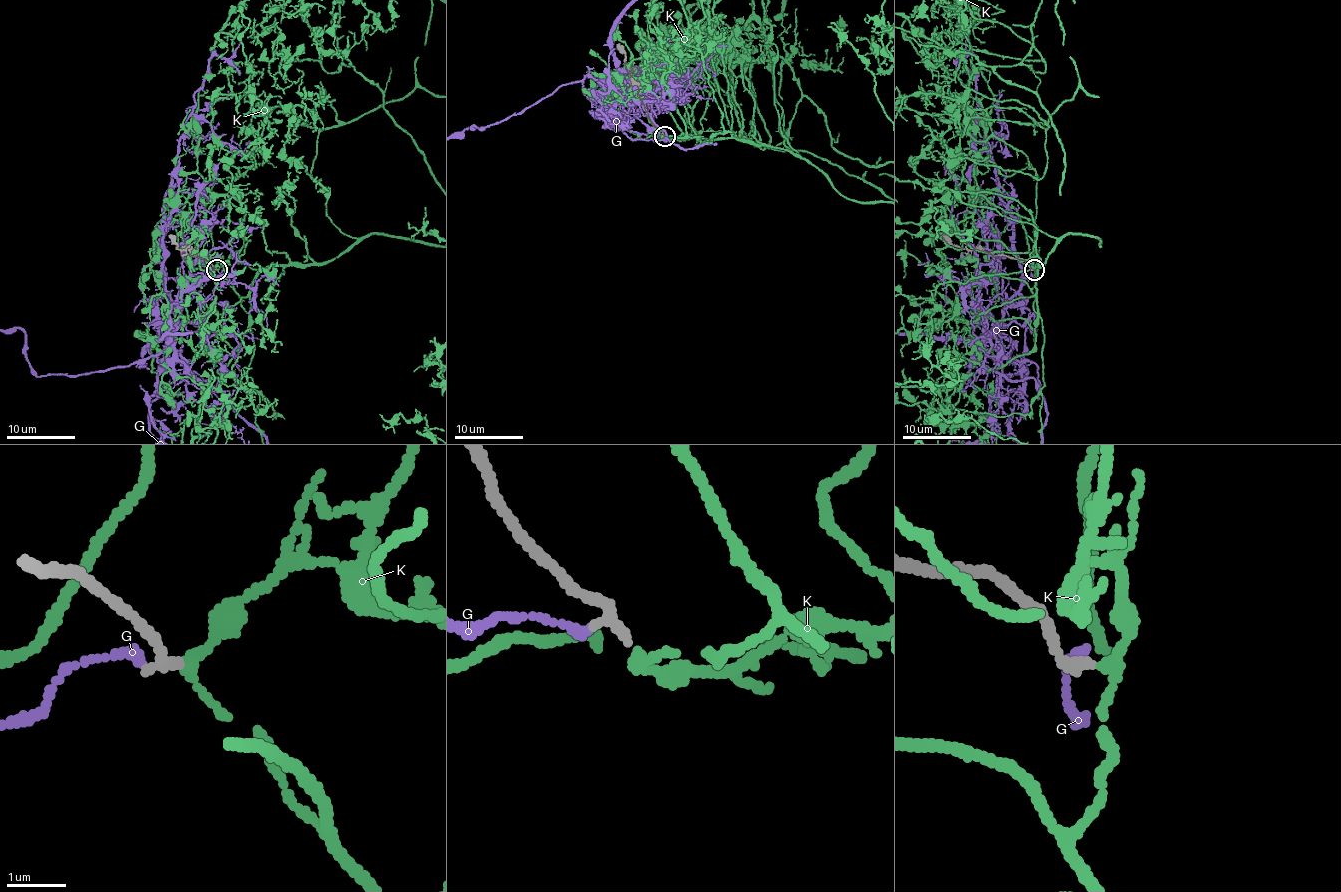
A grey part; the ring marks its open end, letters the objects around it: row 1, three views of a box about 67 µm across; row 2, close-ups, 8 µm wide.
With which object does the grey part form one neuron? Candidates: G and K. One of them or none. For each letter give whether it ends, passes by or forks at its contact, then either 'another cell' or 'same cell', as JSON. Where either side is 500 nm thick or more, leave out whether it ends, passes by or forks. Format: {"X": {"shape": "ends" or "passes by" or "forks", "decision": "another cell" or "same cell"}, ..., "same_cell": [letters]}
{"G": {"shape": "ends", "decision": "another cell"}, "K": {"shape": "ends", "decision": "same cell"}, "same_cell": ["K"]}

